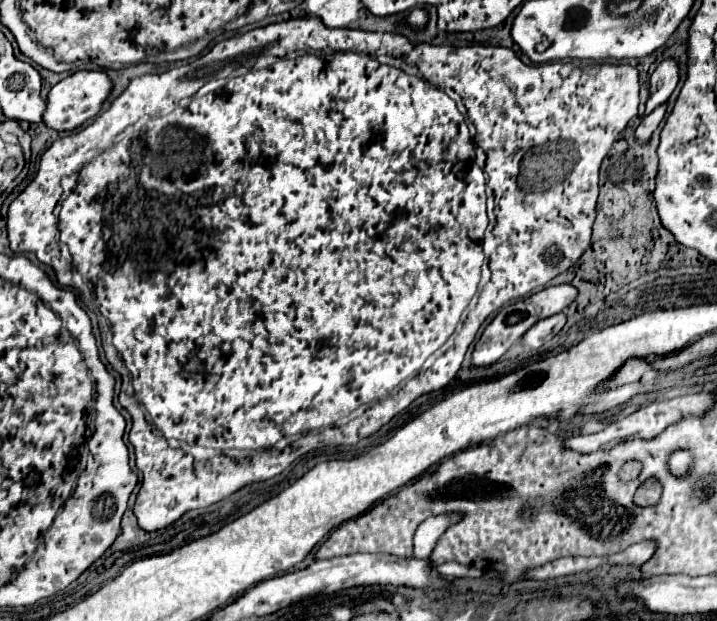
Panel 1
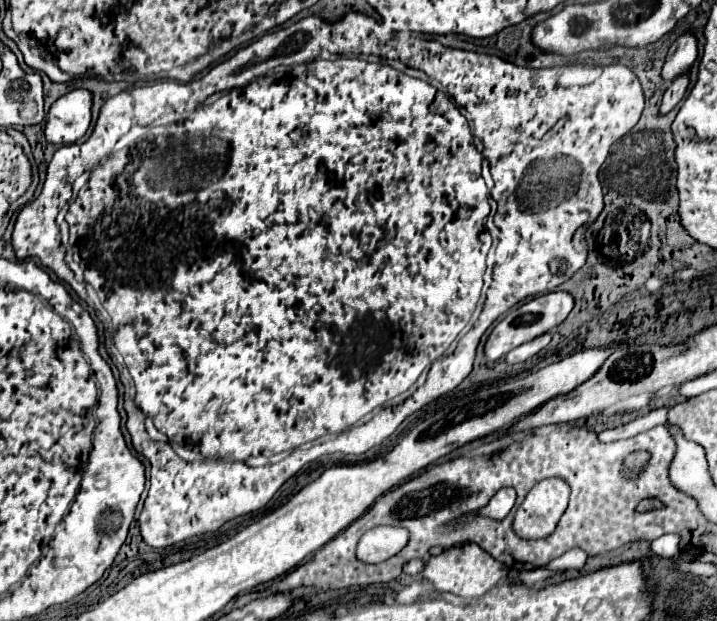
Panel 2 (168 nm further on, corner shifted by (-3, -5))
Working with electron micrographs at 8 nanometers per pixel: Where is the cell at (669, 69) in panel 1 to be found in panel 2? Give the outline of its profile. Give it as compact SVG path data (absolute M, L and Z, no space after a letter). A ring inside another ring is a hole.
M690 33L678 37L672 43L672 47L668 49L668 57L666 57L666 63L662 67L664 83L672 83L676 77L688 73L692 63L696 61L696 57L698 57L696 37L690 35Z

